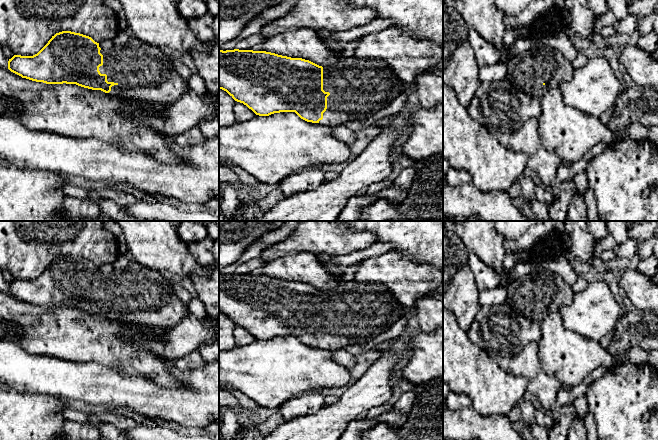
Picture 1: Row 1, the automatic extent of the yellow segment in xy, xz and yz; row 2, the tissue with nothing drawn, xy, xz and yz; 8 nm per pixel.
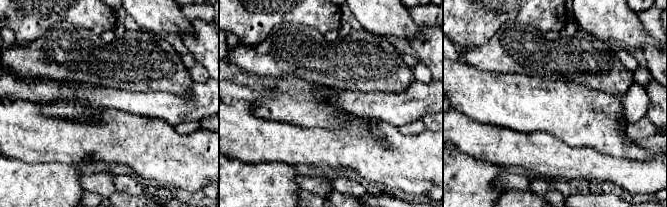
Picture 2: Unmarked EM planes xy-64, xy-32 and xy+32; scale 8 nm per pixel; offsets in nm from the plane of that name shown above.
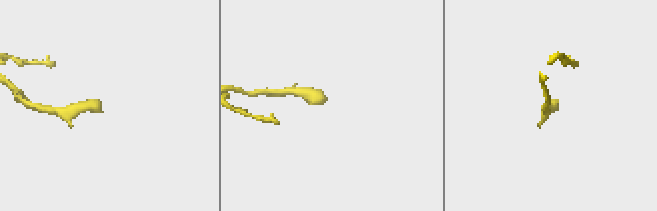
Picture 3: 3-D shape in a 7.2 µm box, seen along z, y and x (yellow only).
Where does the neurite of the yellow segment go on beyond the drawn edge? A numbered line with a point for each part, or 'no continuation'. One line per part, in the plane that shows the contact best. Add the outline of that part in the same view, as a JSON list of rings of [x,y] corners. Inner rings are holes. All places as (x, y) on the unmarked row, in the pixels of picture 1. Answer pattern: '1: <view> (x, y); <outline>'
1: xy (144, 297); [[[129,261],[126,267],[100,277],[103,289],[99,295],[115,307],[109,316],[113,320],[169,329],[189,315],[187,303],[179,299],[162,272]]]

